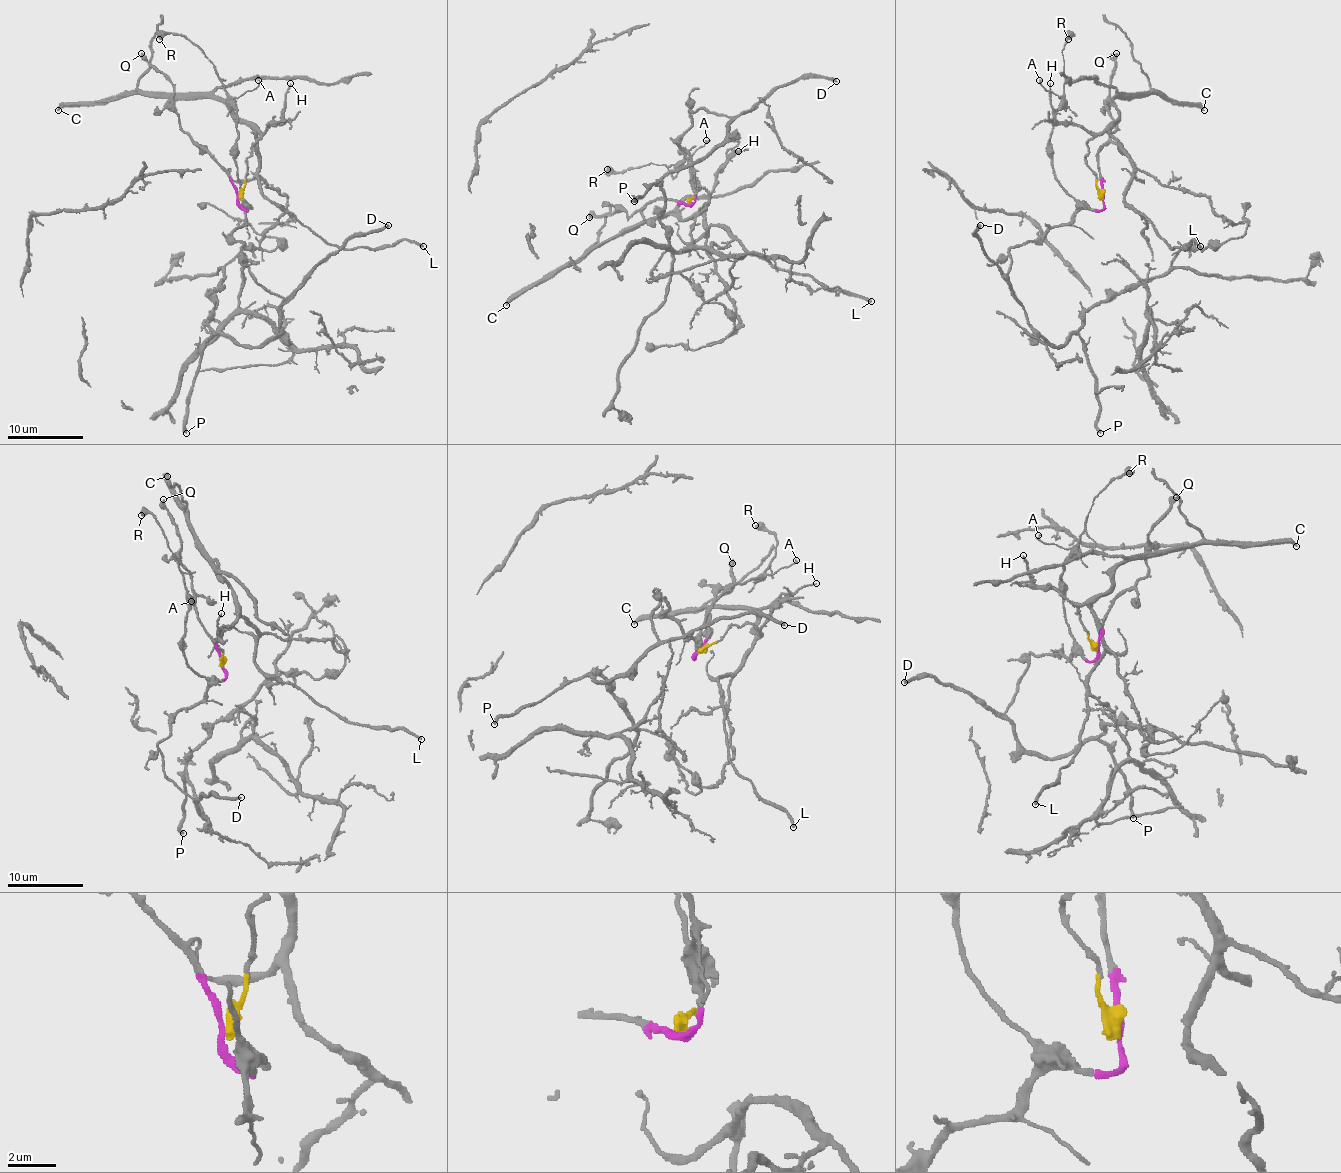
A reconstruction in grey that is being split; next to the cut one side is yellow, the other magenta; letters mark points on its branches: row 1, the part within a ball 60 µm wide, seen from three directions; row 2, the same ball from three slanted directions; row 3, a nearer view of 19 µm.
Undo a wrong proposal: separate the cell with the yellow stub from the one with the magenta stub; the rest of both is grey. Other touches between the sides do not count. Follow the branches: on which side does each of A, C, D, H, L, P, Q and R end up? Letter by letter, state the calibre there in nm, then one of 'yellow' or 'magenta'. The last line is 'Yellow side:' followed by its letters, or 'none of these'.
A: 150 nm | magenta
C: 280 nm | yellow
D: 240 nm | magenta
H: 130 nm | yellow
L: 240 nm | yellow
P: 300 nm | magenta
Q: 380 nm | magenta
R: 600 nm | magenta
Yellow side: C, H, L

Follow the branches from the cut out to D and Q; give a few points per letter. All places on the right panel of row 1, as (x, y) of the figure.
D: (1103, 197), (1100, 210), (1081, 208), (1069, 222), (1010, 250), (1016, 298), (976, 237), (980, 226)
Q: (1103, 197), (1098, 151), (1115, 129), (1115, 119), (1109, 109), (1109, 85), (1117, 52)

